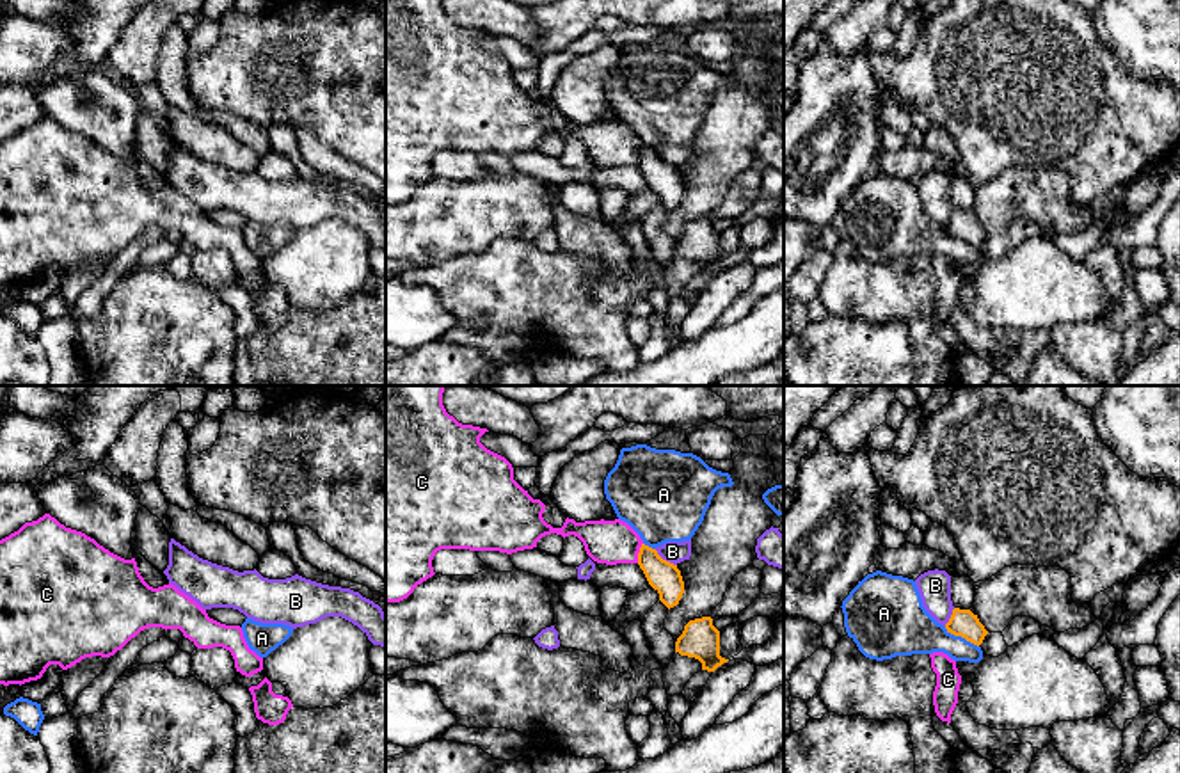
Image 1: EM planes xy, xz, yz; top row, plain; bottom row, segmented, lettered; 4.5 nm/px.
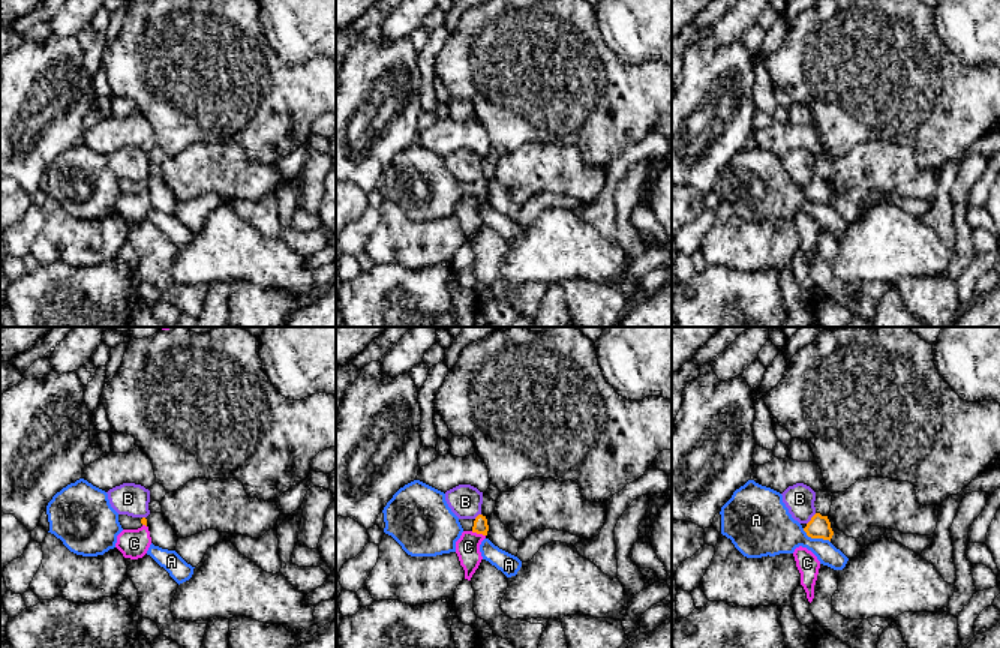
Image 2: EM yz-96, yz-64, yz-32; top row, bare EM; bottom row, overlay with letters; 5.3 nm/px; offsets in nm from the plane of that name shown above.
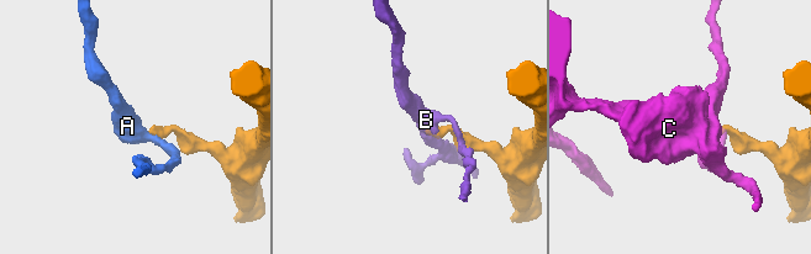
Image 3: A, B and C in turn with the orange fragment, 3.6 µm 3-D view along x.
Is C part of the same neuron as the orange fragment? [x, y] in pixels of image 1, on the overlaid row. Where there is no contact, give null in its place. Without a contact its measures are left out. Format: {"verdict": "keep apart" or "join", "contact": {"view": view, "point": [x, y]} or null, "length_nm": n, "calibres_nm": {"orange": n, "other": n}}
{"verdict": "keep apart", "contact": {"view": "xz", "point": [638, 553]}, "length_nm": 100, "calibres_nm": {"orange": 140, "other": 200}}

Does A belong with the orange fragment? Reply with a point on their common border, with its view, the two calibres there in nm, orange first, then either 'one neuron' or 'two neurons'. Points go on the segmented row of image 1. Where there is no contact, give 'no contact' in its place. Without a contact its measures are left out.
meets orange in yz at (962, 637); 120 nm thick on the orange side, 220 nm on the other; two neurons

